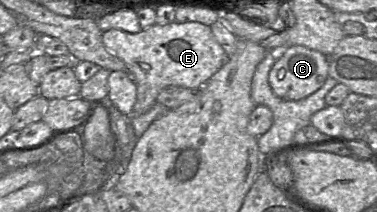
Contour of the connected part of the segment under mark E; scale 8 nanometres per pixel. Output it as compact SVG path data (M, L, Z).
M199 22L154 24L138 33L109 29L102 33L102 42L106 49L126 64L127 73L136 84L137 95L132 115L149 111L156 103L159 92L167 86L199 89L228 58L214 38L210 26Z

